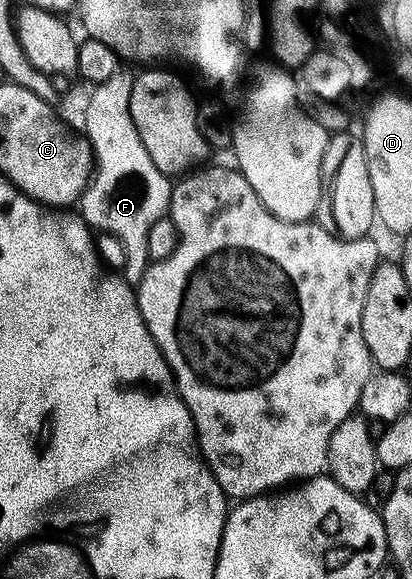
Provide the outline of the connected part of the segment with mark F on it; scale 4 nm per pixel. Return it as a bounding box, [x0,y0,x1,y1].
[78,67,173,283]

